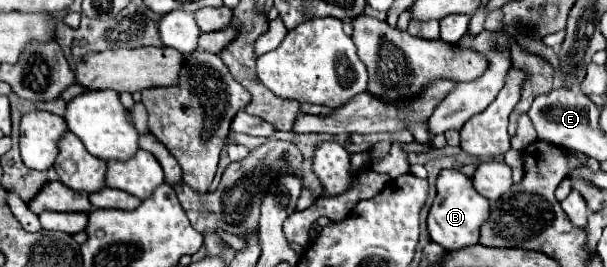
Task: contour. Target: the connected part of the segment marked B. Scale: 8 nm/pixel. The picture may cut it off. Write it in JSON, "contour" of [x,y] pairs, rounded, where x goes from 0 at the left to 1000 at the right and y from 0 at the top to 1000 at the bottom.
{"contour":[[[727,640],[720,663],[720,738],[703,813],[707,888],[733,940],[779,925],[786,918],[786,880],[792,880],[789,858],[799,820],[806,820],[806,753],[783,715],[776,670],[759,640]]]}

